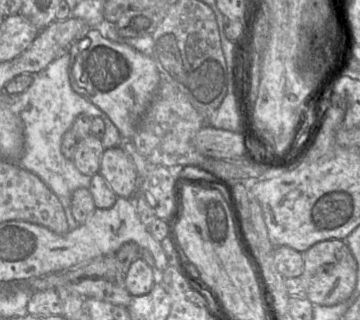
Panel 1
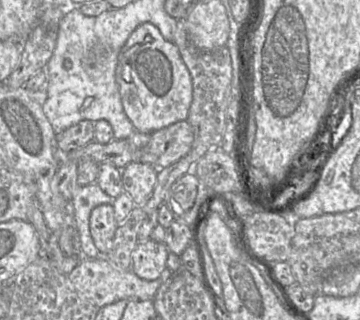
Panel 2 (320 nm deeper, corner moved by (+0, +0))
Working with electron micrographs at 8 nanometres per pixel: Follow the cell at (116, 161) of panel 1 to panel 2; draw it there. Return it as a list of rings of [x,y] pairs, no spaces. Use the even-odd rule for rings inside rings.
[[[131,162],[122,169],[122,182],[135,205],[144,204],[157,182],[158,168],[153,165]]]

